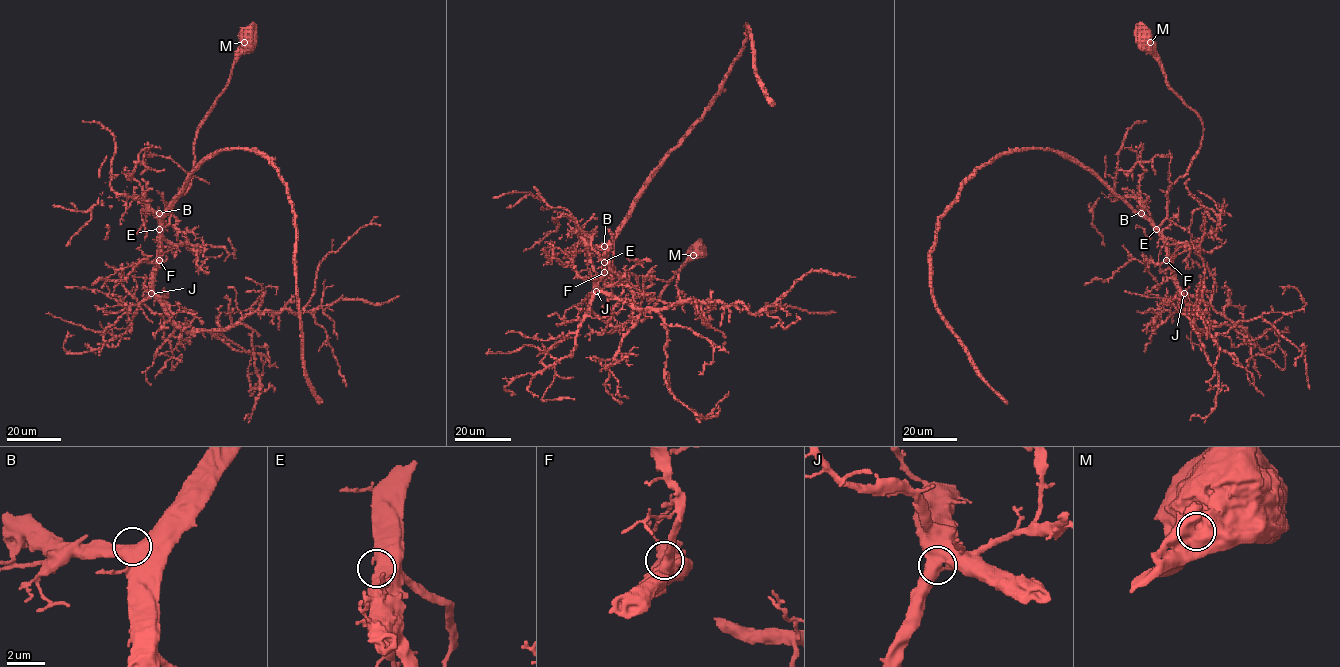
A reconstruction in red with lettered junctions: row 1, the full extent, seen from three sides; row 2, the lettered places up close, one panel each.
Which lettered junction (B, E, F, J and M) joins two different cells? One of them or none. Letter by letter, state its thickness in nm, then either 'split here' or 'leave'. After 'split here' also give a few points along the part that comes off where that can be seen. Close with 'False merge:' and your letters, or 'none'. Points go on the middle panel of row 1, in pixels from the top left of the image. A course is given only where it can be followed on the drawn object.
B: 600 nm thick; leave
E: 950 nm thick; leave
F: 600 nm thick; leave
J: 700 nm thick; leave
M: 1450 nm thick; leave
False merge: none

